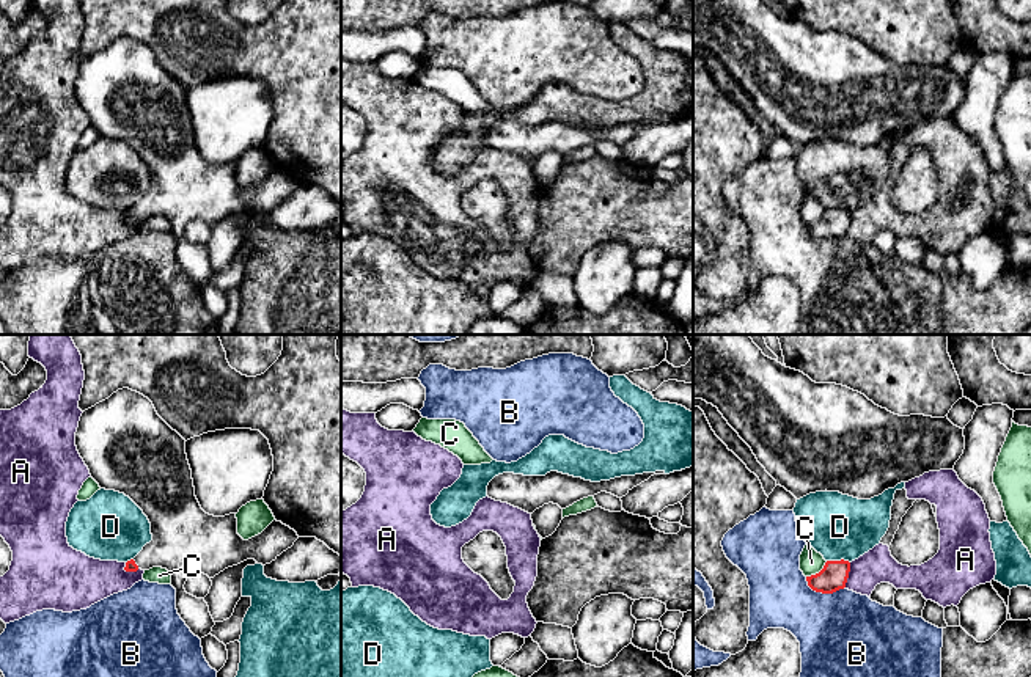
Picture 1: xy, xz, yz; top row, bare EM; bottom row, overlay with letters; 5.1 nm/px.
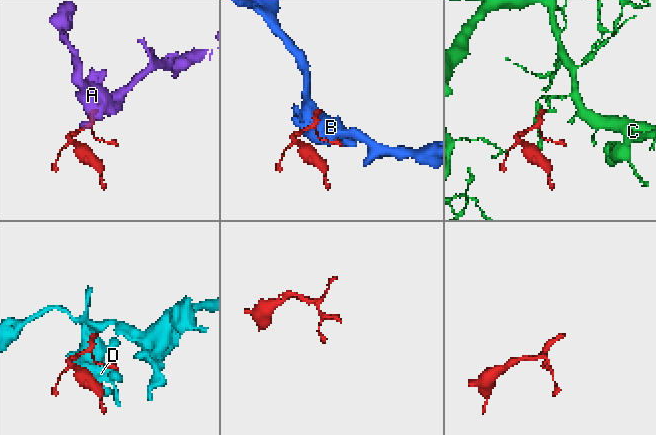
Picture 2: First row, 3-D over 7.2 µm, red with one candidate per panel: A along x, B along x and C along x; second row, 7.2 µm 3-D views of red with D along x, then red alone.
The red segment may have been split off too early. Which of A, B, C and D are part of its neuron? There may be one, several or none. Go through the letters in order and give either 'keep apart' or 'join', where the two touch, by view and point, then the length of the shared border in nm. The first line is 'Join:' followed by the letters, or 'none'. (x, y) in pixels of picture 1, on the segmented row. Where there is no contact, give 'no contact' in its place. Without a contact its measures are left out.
Join: none
A: keep apart | yz (847, 575) | 130 nm
B: keep apart | yz (822, 592) | 220 nm
C: keep apart | yz (819, 572) | 140 nm
D: keep apart | yz (838, 561) | 120 nm

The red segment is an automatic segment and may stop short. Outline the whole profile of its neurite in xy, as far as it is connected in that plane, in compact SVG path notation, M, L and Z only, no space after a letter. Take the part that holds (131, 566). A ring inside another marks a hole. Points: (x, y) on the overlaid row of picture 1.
M118 390L108 399L85 410L75 432L75 446L99 487L129 496L151 523L152 540L126 562L124 570L167 569L176 589L178 614L200 639L211 635L215 622L204 598L185 592L187 578L193 573L214 578L247 559L262 565L270 564L299 539L294 529L273 520L261 534L244 540L237 534L236 514L225 517L206 514L195 496L185 440L157 415L152 402L137 391Z

